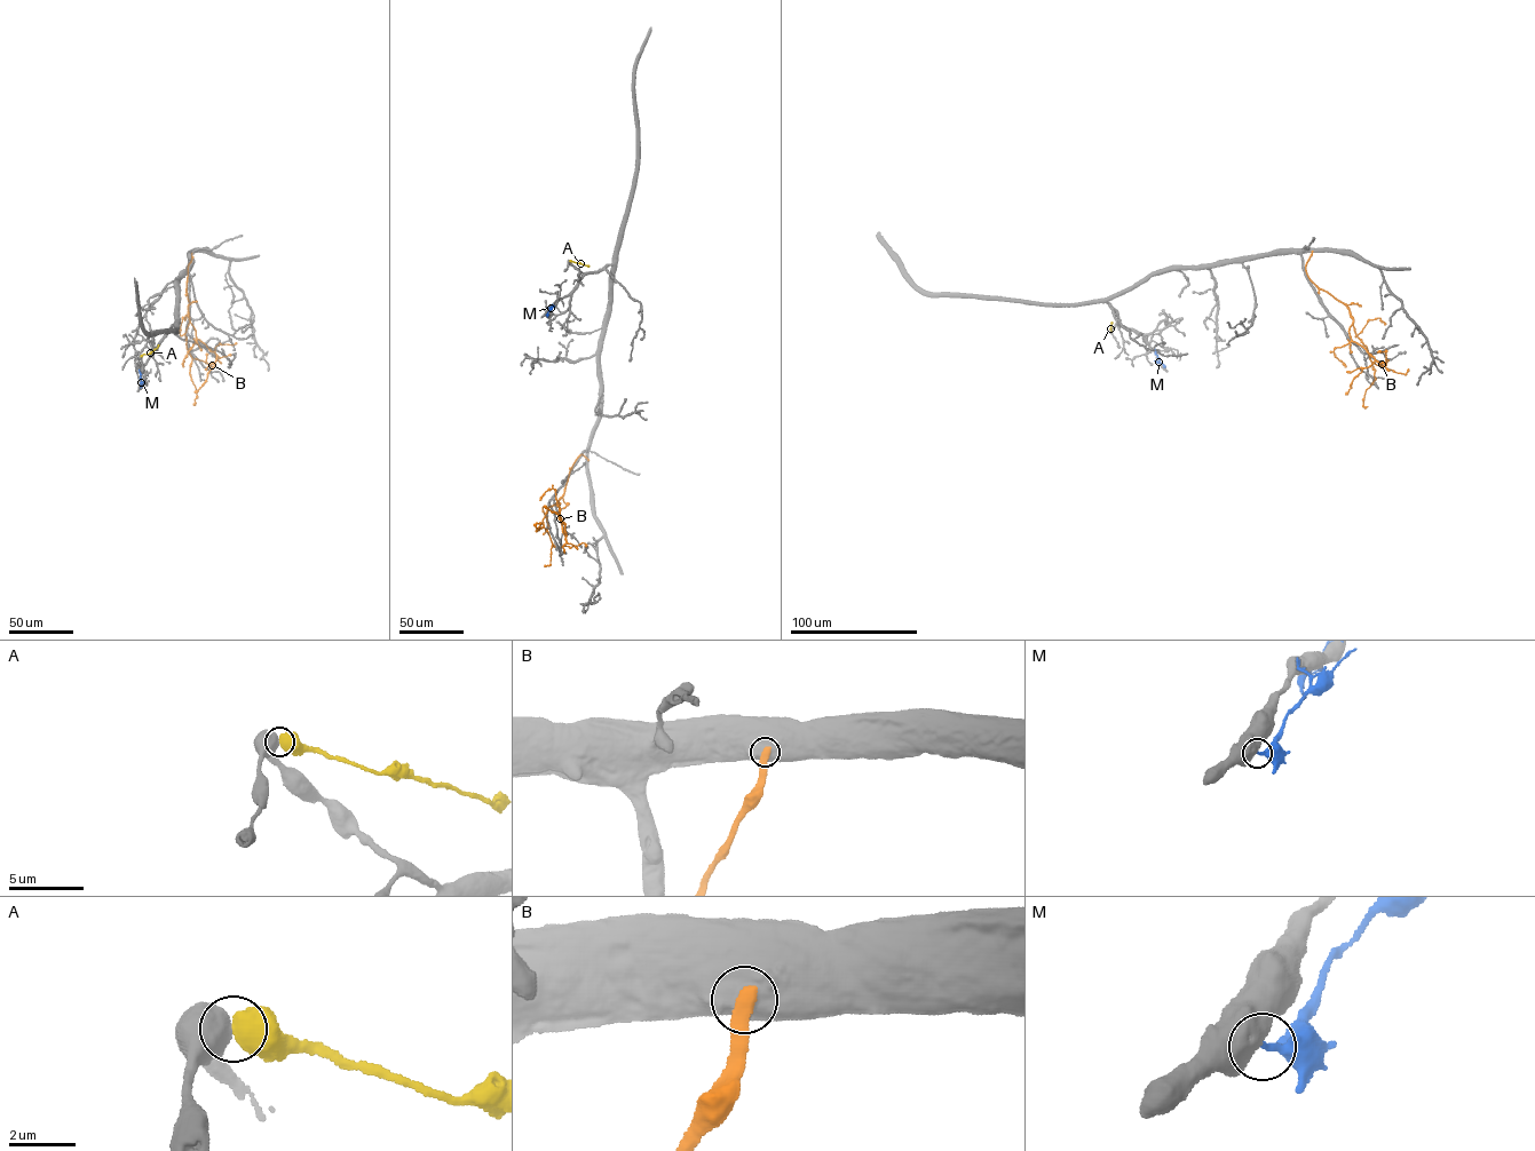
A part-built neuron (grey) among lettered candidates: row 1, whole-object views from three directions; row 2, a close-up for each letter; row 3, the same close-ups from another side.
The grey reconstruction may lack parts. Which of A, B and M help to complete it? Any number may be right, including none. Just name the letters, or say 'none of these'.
none of these

